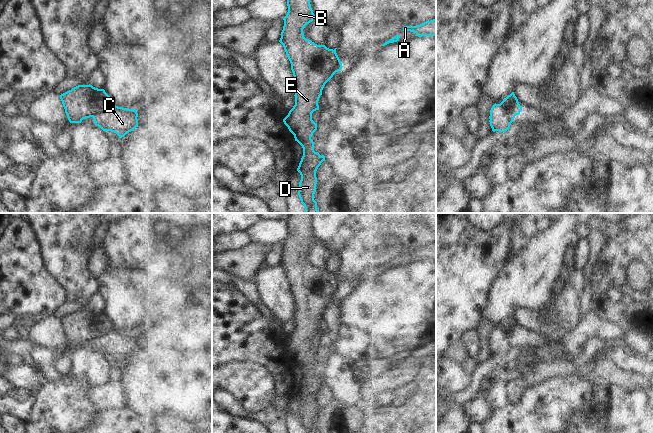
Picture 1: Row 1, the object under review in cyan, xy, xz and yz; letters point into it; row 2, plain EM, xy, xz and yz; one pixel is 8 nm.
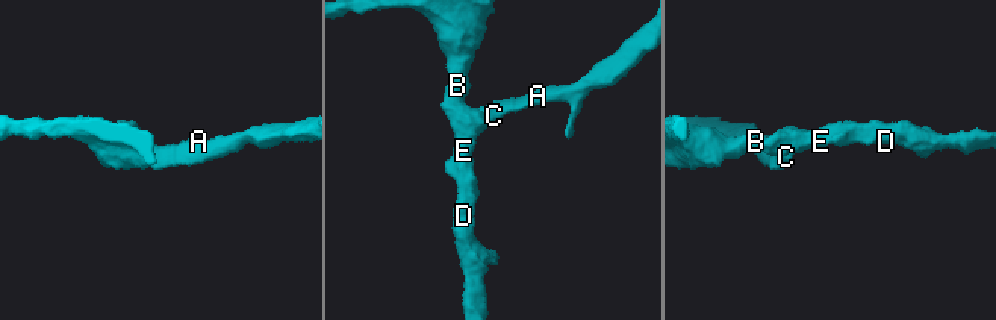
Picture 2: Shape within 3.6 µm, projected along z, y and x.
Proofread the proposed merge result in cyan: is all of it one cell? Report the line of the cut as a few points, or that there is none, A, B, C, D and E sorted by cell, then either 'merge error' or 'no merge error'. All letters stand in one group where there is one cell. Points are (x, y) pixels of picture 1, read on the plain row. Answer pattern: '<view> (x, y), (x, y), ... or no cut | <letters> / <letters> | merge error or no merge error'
xy (112, 327), (93, 341) | A C / B D E | merge error

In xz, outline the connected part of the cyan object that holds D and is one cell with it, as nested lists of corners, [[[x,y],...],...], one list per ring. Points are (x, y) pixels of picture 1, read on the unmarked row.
[[[291,213],[289,215],[287,219],[288,236],[283,242],[284,250],[279,264],[291,287],[291,294],[295,302],[295,329],[283,346],[294,359],[295,365],[303,372],[303,380],[297,395],[301,399],[298,419],[305,433],[317,433],[317,426],[314,424],[317,408],[316,395],[325,385],[324,379],[321,380],[314,375],[314,366],[311,361],[317,354],[317,347],[312,344],[312,337],[319,334],[318,325],[325,308],[343,291],[333,273],[329,273],[325,269],[317,269],[304,261],[303,253],[316,242],[310,228],[311,214]]]

